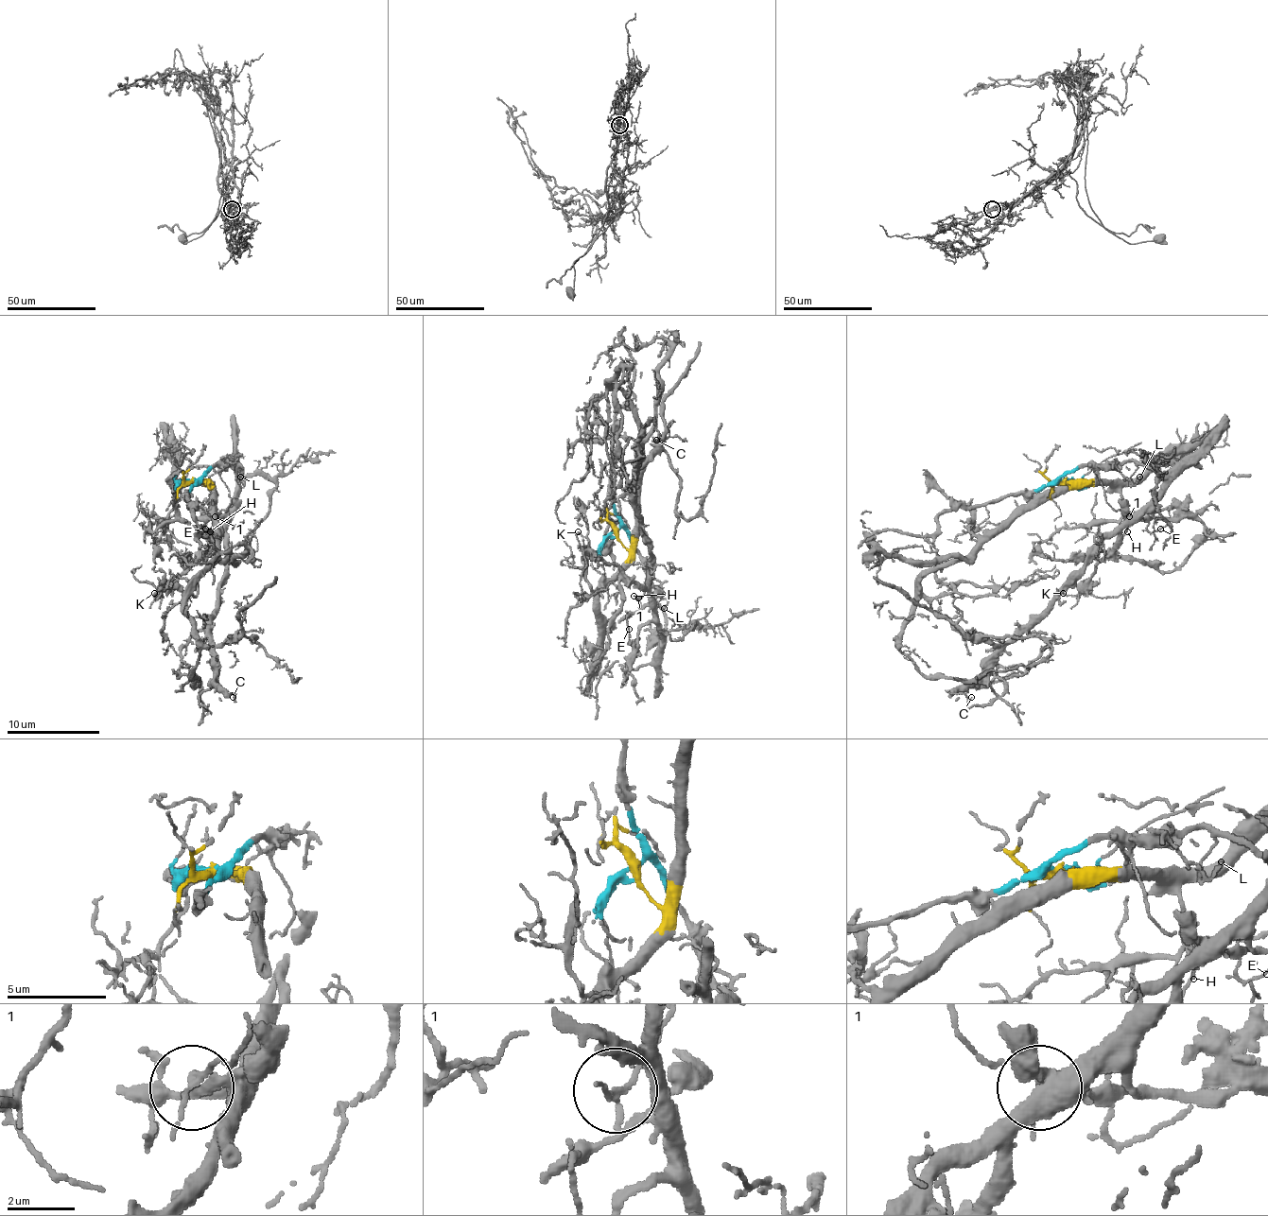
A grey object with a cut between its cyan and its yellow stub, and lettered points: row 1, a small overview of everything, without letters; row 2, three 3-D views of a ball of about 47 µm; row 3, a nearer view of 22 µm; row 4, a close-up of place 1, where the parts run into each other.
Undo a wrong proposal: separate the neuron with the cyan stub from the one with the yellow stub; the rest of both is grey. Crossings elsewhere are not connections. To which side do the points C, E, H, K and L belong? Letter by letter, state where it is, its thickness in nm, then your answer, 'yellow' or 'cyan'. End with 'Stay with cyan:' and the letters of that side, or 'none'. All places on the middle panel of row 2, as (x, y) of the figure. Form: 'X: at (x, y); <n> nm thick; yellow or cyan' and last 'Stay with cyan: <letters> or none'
C: at (656, 440); 130 nm thick; cyan
E: at (629, 629); 130 nm thick; cyan
H: at (634, 596); 90 nm thick; yellow
K: at (578, 531); 130 nm thick; cyan
L: at (664, 608); 120 nm thick; cyan
Stay with cyan: C, E, K, L

